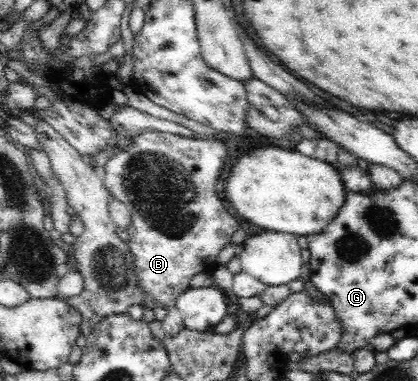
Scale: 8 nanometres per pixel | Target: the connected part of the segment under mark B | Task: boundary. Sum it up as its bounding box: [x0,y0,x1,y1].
[99,131,239,335]

